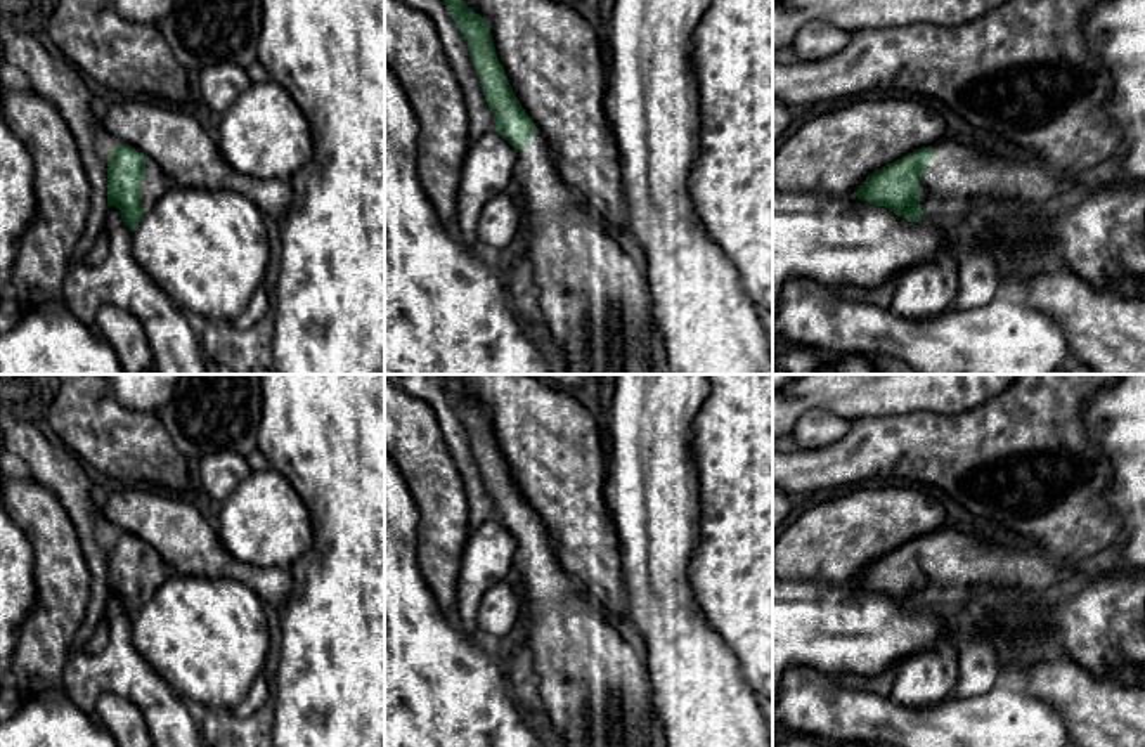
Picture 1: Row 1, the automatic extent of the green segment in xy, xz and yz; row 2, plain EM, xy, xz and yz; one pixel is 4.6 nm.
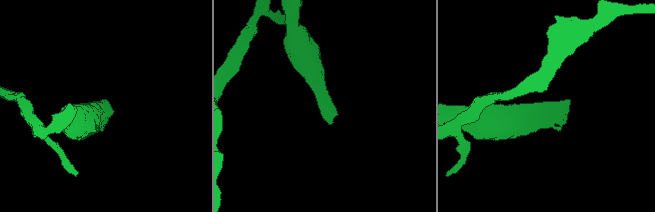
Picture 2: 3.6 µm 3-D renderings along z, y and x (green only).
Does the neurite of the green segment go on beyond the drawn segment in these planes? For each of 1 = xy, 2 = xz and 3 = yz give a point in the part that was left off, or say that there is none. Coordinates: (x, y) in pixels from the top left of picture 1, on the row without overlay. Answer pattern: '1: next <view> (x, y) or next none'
1: next xy (155, 571)
2: next xz (591, 673)
3: next yz (962, 564)

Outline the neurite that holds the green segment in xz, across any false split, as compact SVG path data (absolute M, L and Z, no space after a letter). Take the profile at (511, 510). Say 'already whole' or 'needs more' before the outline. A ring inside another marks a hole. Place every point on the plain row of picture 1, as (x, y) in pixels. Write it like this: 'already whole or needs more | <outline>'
needs more | M461 374L440 376L449 402L469 437L495 518L516 537L513 574L525 619L525 643L535 657L540 697L561 747L606 747L608 724L618 731L617 747L644 747L641 724L651 723L650 681L637 645L589 598L584 584L561 568L546 525L513 482L485 406L464 392Z

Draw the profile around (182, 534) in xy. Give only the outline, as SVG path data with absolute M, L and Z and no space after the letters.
M128 485L107 496L100 518L114 532L128 532L158 549L173 574L230 579L248 586L263 605L279 608L293 591L289 570L262 568L234 558L206 515L184 496Z

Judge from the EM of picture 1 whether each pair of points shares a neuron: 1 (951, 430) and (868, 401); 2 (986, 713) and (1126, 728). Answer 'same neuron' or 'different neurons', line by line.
1: different neurons
2: different neurons

